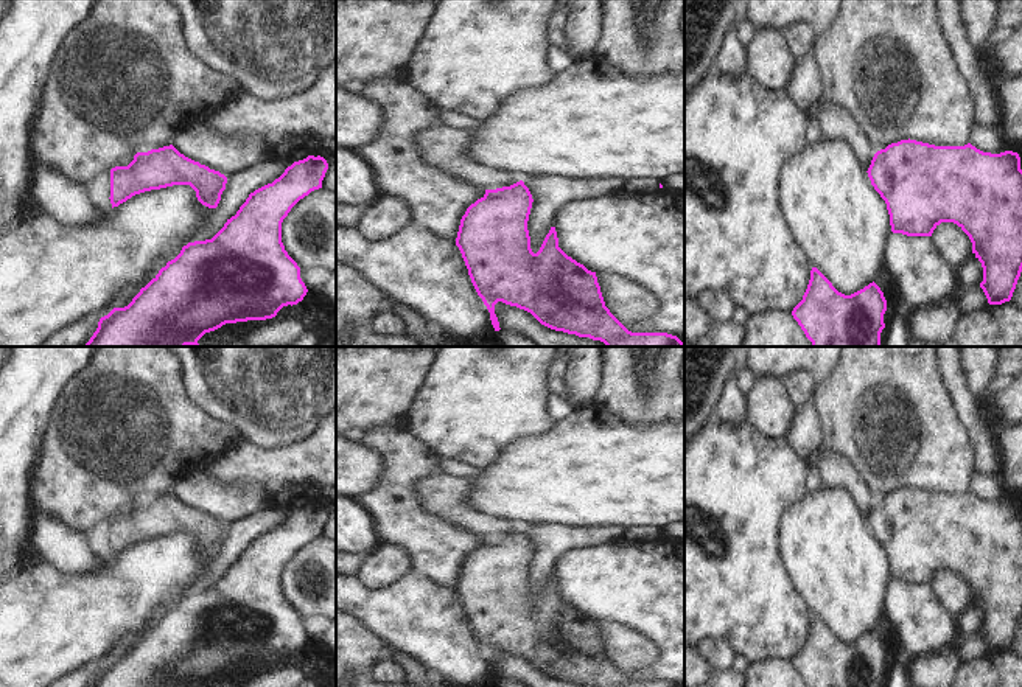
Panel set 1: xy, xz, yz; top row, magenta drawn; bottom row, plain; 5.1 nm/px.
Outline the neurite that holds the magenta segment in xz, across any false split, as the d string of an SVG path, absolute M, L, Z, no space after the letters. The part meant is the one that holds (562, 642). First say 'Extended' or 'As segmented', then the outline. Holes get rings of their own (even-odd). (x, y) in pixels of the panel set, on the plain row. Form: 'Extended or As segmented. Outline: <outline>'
As segmented. Outline: M523 528L485 542L471 552L460 567L459 595L471 631L490 661L495 679L499 670L495 653L502 650L530 661L541 673L590 687L678 687L667 681L632 681L605 654L596 620L568 605L558 595L555 575L551 575L540 598L530 597L527 569L532 542Z

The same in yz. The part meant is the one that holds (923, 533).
As segmented. Outline: M901 488L874 502L868 516L874 538L887 552L893 581L932 584L941 570L957 572L971 588L972 602L982 611L983 637L989 653L1010 650L1022 620L1022 518L1017 500L983 500L971 491L935 494L916 488Z

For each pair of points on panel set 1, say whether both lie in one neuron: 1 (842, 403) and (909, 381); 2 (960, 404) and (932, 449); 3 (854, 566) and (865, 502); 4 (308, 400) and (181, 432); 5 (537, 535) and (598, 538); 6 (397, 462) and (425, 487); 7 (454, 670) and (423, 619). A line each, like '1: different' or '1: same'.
1: same
2: different
3: different
4: different
5: same
6: different
7: same

